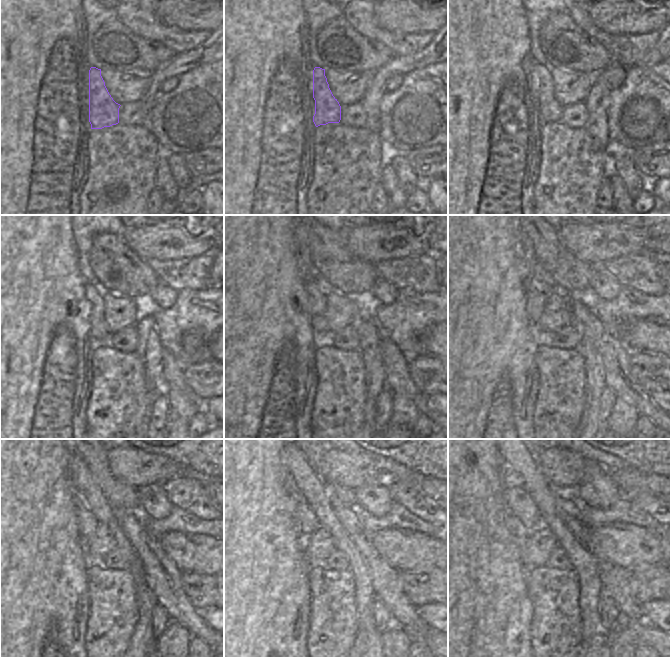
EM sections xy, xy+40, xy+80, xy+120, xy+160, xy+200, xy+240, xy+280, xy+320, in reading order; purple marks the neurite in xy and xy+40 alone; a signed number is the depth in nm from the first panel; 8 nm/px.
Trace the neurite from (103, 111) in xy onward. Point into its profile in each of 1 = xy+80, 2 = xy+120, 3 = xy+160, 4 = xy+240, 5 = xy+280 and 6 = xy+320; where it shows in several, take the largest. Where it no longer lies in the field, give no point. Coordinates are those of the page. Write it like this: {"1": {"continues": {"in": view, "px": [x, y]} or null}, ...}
{"1": {"continues": {"in": "xy+80", "px": [551, 110]}}, "2": {"continues": {"in": "xy+120", "px": [94, 294]}}, "3": {"continues": {"in": "xy+160", "px": [315, 289]}}, "4": {"continues": {"in": "xy+240", "px": [86, 522]}}, "5": {"continues": {"in": "xy+280", "px": [306, 522]}}, "6": {"continues": {"in": "xy+320", "px": [519, 503]}}}

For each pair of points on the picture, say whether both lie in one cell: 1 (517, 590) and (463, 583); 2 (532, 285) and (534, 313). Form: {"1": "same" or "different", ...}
{"1": "same", "2": "same"}

